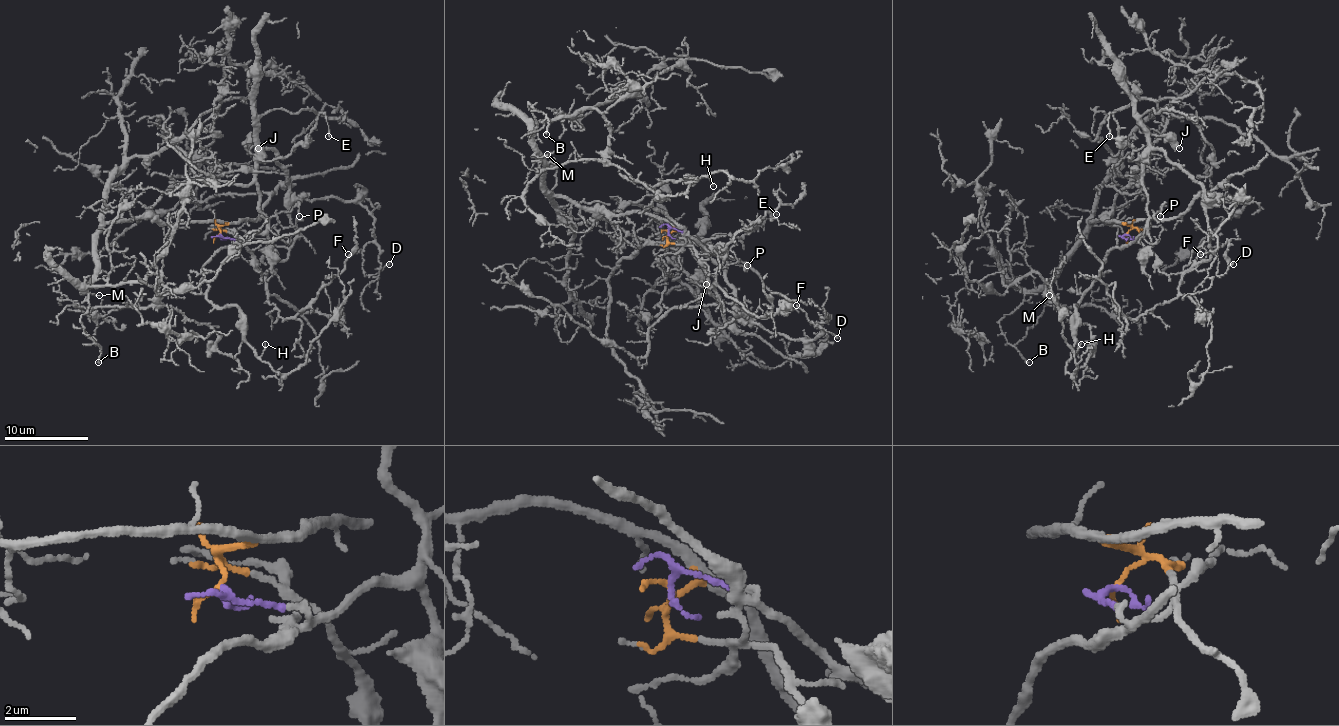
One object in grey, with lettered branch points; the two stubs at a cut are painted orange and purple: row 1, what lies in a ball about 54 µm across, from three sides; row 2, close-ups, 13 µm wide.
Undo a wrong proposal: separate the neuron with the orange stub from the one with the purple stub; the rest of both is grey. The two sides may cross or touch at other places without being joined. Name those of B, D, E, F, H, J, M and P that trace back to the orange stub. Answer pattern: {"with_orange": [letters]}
{"with_orange": ["B", "M"]}

